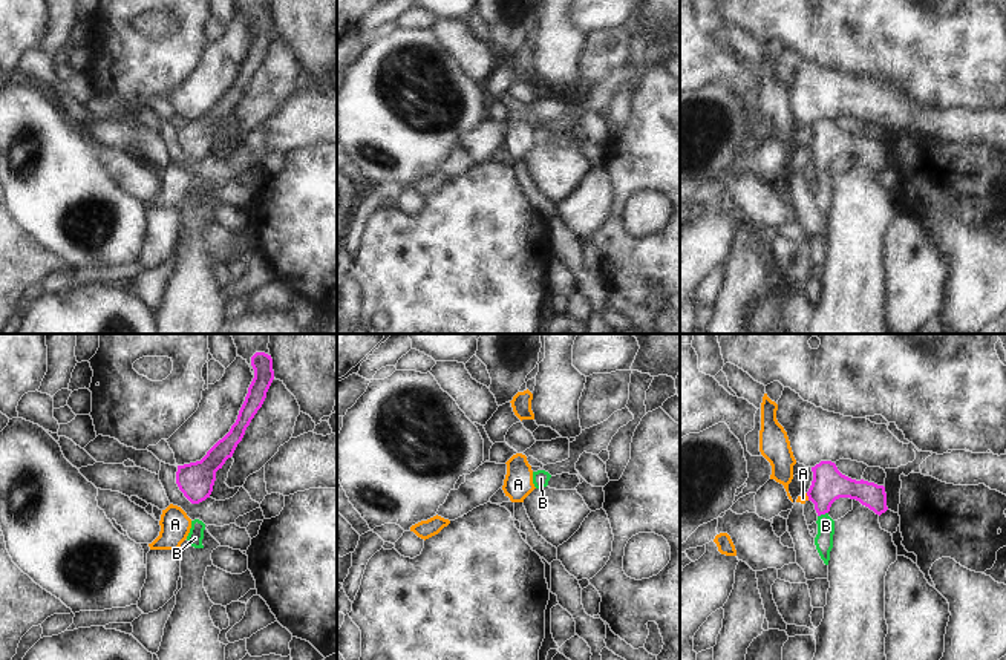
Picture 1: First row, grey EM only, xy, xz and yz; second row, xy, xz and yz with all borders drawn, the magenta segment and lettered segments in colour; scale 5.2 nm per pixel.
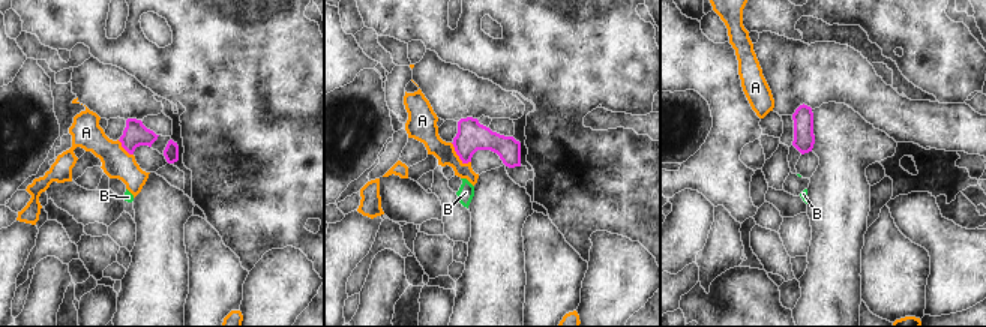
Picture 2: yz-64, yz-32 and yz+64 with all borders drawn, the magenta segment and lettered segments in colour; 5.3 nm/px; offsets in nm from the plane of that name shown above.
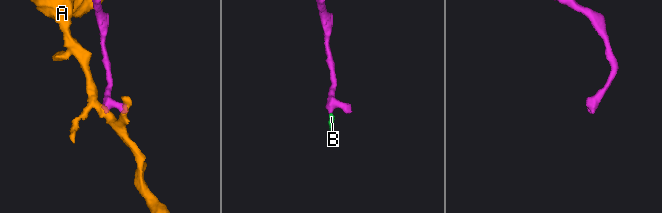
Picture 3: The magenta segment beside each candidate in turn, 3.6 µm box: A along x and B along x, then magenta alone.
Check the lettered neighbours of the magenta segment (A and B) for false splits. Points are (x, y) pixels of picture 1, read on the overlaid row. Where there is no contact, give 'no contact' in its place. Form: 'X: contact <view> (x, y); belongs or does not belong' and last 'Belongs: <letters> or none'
A: contact yz (807, 495); does not belong
B: contact yz (823, 513); belongs
Belongs: B

